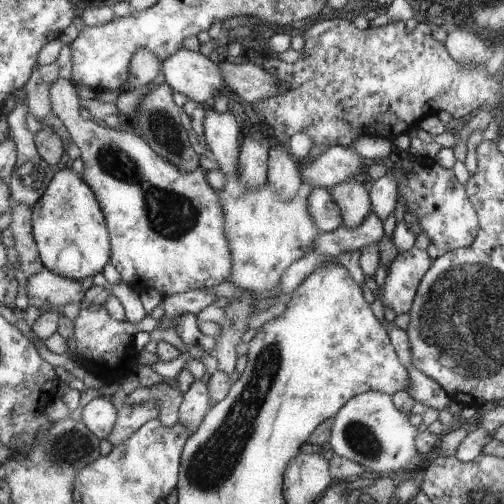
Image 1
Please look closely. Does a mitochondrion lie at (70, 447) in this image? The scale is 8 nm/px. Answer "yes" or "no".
yes

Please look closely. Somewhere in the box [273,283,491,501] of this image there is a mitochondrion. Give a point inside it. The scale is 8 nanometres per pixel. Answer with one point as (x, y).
(362, 440)

